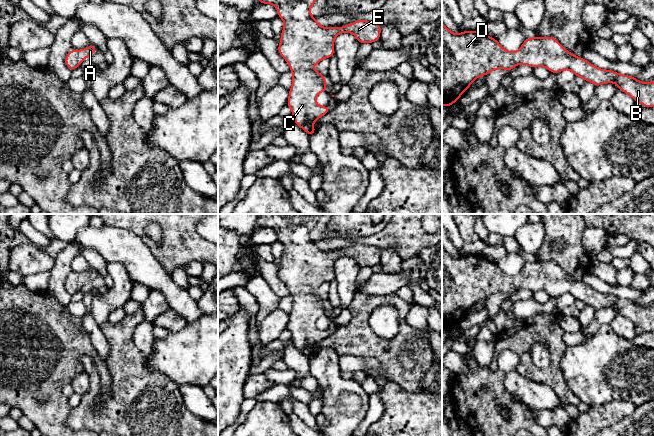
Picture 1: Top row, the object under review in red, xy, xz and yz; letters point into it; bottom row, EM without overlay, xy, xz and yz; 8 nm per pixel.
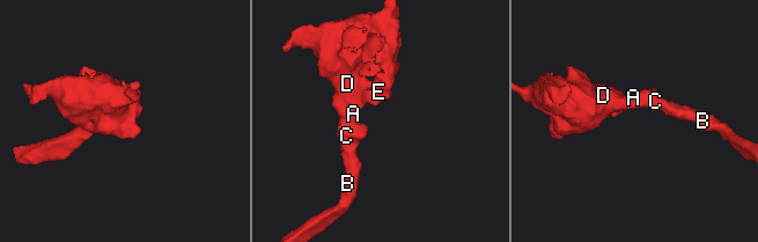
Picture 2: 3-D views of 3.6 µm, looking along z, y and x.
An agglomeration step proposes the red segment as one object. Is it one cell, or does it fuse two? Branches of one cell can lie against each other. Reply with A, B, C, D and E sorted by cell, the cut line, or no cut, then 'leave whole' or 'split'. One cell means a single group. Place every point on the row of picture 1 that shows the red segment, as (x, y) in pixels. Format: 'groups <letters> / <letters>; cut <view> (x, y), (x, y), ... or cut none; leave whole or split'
groups A B C D E; cut none; leave whole

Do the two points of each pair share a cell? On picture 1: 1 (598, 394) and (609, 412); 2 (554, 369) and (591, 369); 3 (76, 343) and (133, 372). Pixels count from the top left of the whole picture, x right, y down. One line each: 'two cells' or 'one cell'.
1: two cells
2: two cells
3: two cells

